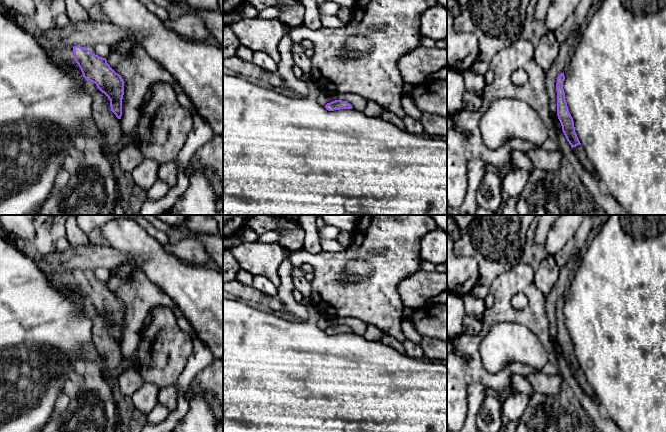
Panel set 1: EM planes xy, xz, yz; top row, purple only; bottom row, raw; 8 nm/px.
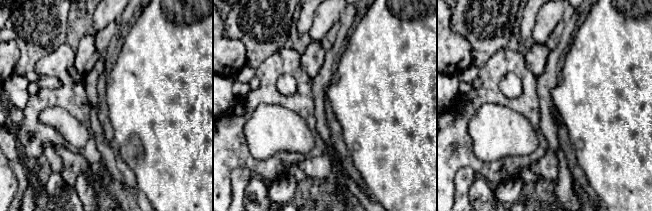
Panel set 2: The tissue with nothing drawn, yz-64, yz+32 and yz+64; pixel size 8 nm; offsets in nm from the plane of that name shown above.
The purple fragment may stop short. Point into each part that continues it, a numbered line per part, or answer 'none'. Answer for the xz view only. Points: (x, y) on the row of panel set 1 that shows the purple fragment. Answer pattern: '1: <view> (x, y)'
1: xz (324, 97)

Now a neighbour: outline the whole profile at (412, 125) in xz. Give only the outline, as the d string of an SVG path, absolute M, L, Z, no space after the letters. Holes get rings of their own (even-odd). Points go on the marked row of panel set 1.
M406 115L403 117L403 123L405 126L405 130L410 133L420 135L424 132L421 122L417 119L414 119L410 115Z

